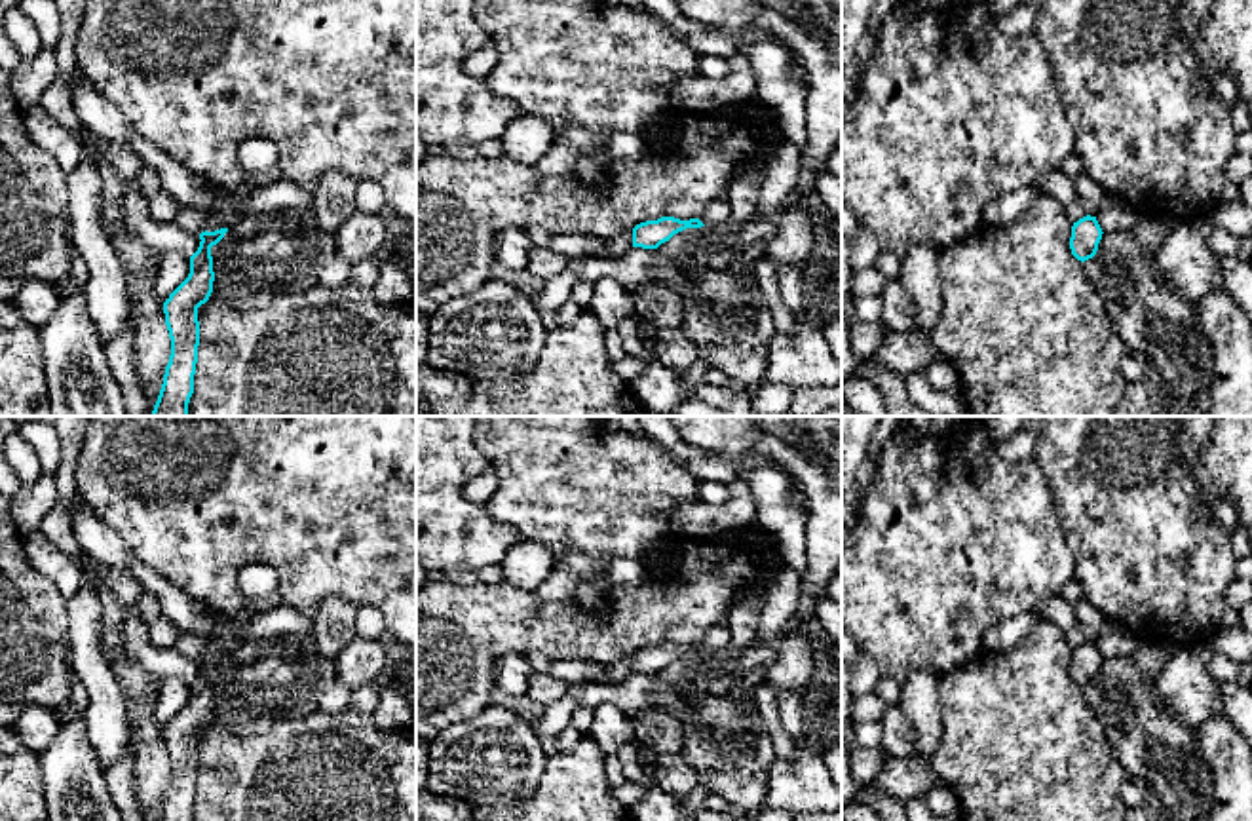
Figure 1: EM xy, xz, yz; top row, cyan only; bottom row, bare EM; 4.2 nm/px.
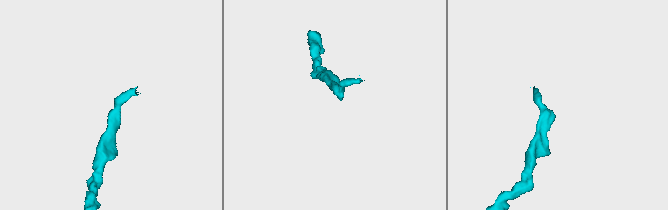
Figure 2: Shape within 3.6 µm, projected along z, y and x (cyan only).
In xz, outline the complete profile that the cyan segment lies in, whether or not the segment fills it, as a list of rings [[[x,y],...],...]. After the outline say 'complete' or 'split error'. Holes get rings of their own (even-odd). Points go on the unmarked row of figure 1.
[[[712,627],[699,644],[680,646],[674,642],[661,642],[646,646],[633,654],[633,673],[657,675],[674,659],[686,654],[701,654],[705,650],[720,650],[731,640],[731,627]]]; split error

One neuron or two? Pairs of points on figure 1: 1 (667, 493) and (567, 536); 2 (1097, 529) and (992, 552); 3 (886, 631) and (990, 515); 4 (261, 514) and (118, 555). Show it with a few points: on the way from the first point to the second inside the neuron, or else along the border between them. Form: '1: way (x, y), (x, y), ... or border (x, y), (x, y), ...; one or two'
1: way (643, 493), (608, 495), (591, 512); one
2: border (1051, 493), (1062, 538), (1074, 559), (1074, 578); two
3: way (903, 601), (952, 552), (966, 544); one
4: border (99, 519), (122, 538), (133, 555); two

